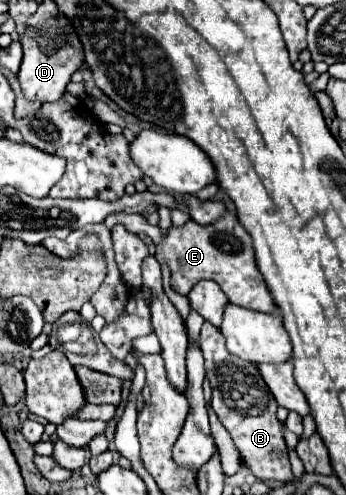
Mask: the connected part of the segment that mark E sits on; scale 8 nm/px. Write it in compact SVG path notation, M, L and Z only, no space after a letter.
M233 211L225 213L219 221L205 225L205 227L195 223L193 219L189 219L181 227L169 227L167 229L169 233L163 231L159 225L149 225L149 221L141 214L120 212L113 213L105 219L105 225L109 225L109 227L113 227L117 223L125 225L129 231L143 231L153 239L155 257L159 263L165 263L169 267L171 287L177 293L187 295L199 279L211 279L221 287L221 291L227 295L227 299L235 305L255 309L255 311L263 311L263 313L277 311L277 307L269 295L269 289L265 287L265 279L255 265L255 253L253 253L251 237L241 227L241 223L237 221Z

